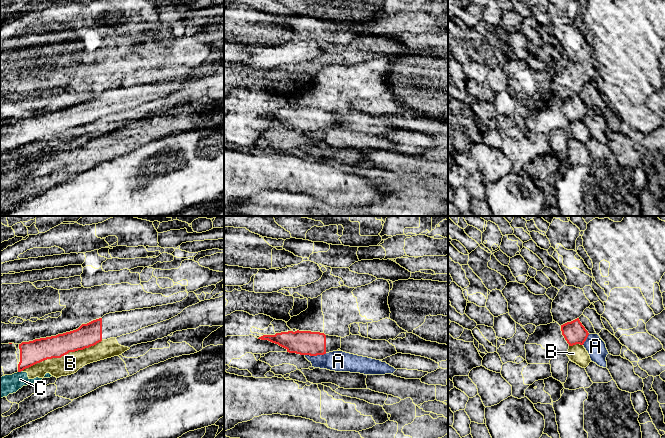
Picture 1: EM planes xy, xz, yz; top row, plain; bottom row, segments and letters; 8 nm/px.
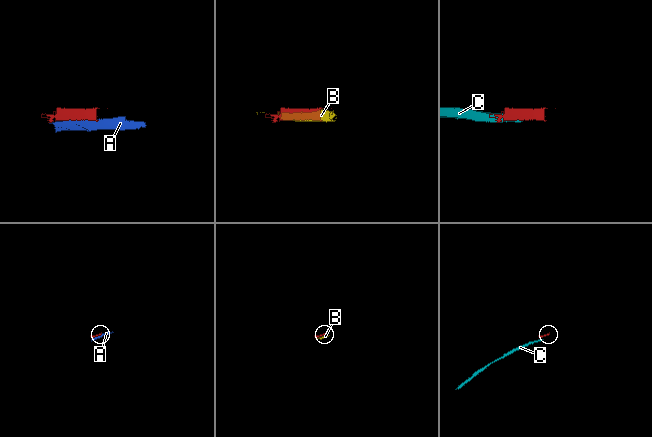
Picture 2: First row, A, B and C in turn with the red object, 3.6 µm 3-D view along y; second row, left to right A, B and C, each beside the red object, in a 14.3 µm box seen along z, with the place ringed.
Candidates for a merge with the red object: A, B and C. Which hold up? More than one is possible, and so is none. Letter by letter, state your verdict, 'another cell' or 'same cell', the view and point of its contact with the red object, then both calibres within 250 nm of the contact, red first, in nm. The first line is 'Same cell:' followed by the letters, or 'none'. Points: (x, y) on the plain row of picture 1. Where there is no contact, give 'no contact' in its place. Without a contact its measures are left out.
Same cell: none
A: another cell | xz (315, 131) | 190/170 nm
B: another cell | xy (62, 131) | 190/160 nm
C: another cell | xy (20, 147) | 190/170 nm

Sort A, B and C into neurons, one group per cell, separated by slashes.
A / B C

